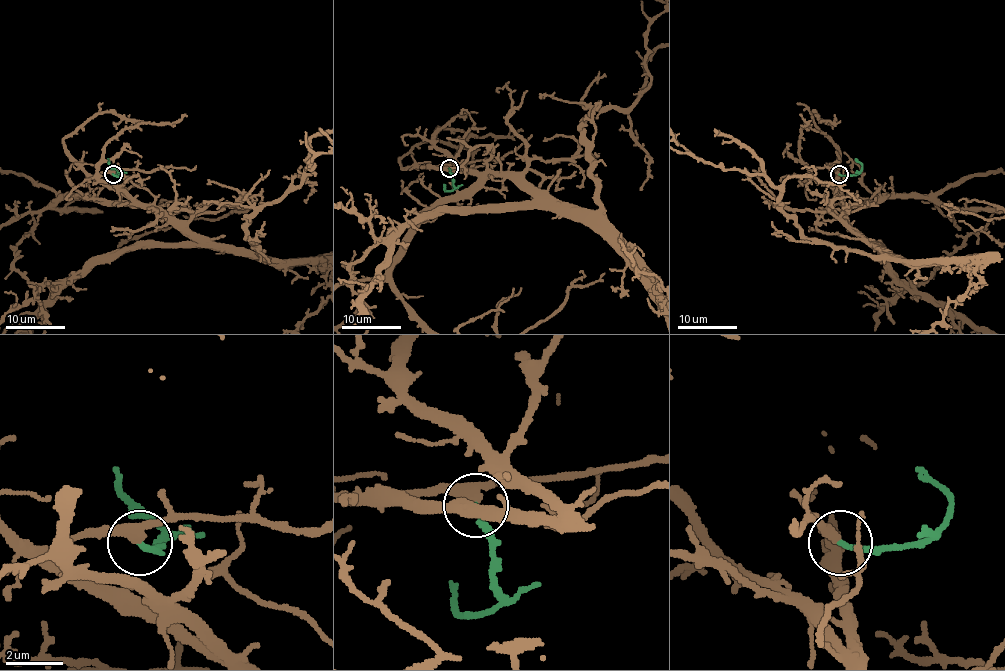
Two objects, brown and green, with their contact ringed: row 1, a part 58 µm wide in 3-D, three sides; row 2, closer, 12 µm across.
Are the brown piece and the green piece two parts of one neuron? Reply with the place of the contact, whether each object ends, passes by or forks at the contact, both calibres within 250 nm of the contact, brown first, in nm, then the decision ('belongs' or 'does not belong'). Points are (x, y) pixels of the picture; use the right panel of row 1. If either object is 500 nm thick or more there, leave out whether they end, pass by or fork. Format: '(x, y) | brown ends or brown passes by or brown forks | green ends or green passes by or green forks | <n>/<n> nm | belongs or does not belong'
(839, 174) | brown passes by | green ends | 360/200 nm | belongs

